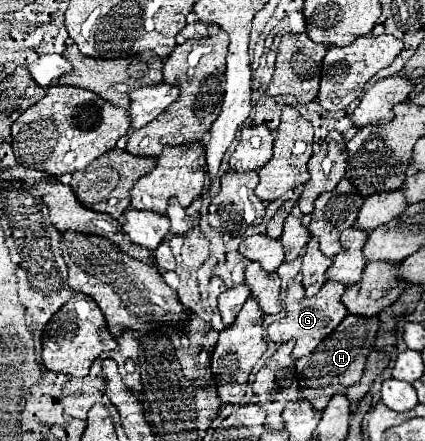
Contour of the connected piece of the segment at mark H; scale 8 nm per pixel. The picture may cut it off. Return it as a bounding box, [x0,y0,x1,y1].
[296,314,380,412]

